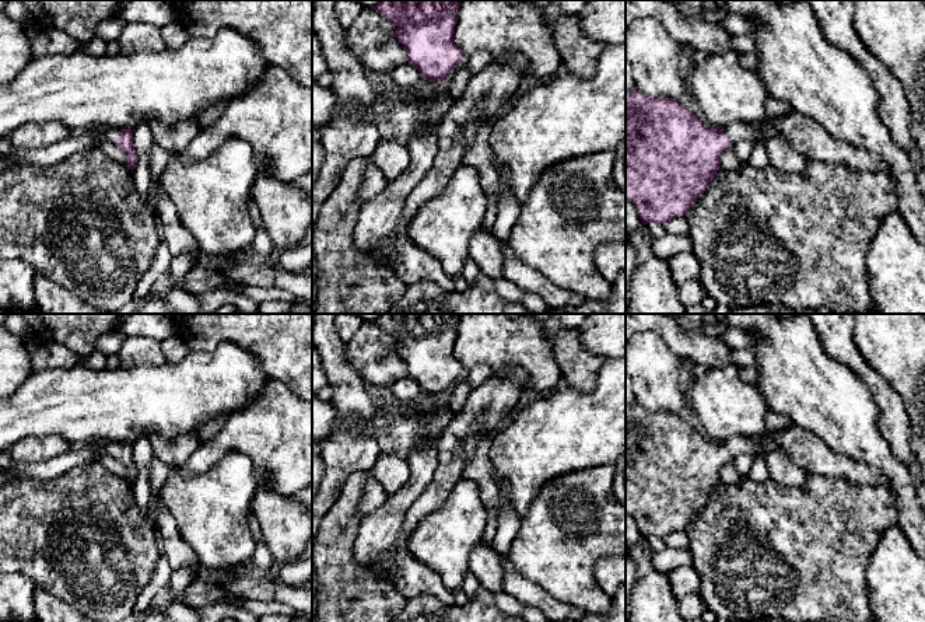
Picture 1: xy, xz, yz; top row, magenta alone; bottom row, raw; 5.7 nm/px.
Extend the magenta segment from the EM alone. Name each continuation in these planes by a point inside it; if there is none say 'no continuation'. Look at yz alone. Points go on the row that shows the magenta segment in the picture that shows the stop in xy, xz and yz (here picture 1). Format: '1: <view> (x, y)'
1: yz (735, 132)

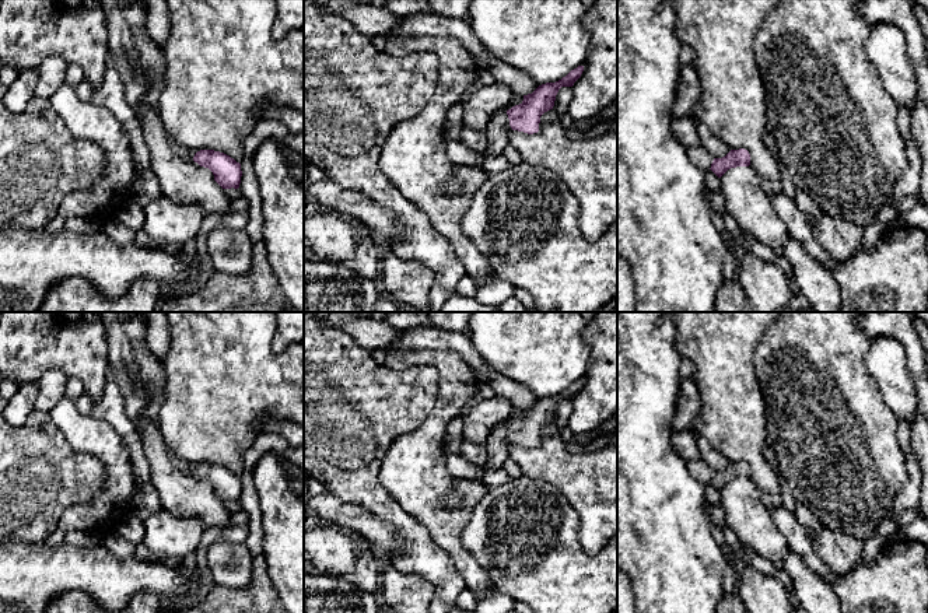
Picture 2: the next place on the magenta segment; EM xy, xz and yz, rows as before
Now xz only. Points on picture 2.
1: xz (497, 132)

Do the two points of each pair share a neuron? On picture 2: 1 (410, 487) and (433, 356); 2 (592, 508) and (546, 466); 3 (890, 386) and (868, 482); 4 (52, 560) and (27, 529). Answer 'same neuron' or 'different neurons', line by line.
1: same neuron
2: same neuron
3: different neurons
4: different neurons

